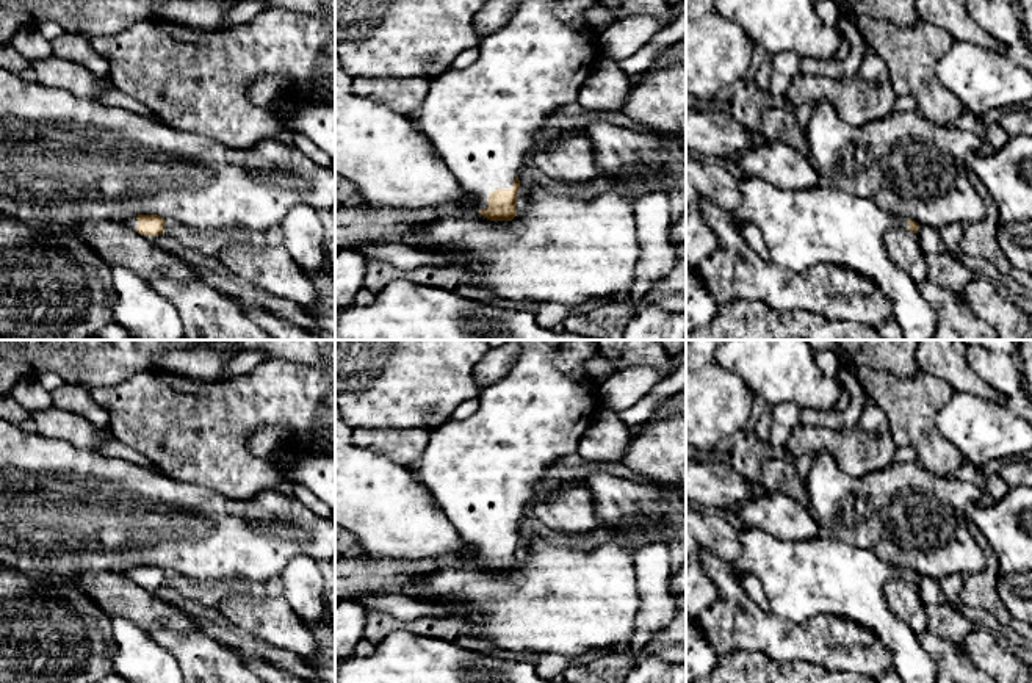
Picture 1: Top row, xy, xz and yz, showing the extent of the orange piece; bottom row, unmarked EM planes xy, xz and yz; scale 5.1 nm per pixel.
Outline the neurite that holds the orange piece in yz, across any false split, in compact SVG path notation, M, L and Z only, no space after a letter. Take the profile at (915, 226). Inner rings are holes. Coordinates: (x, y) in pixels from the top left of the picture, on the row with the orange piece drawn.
M764 179L738 182L741 205L733 219L741 227L753 222L760 227L770 262L803 273L819 263L850 268L877 284L893 305L893 318L902 329L904 340L932 340L936 329L936 313L919 293L916 282L889 257L885 244L886 232L904 227L918 233L919 224L882 210L874 199L841 191L828 183L816 188L777 188Z

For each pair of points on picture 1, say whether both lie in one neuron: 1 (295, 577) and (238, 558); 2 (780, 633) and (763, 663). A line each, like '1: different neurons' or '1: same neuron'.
1: different neurons
2: different neurons

